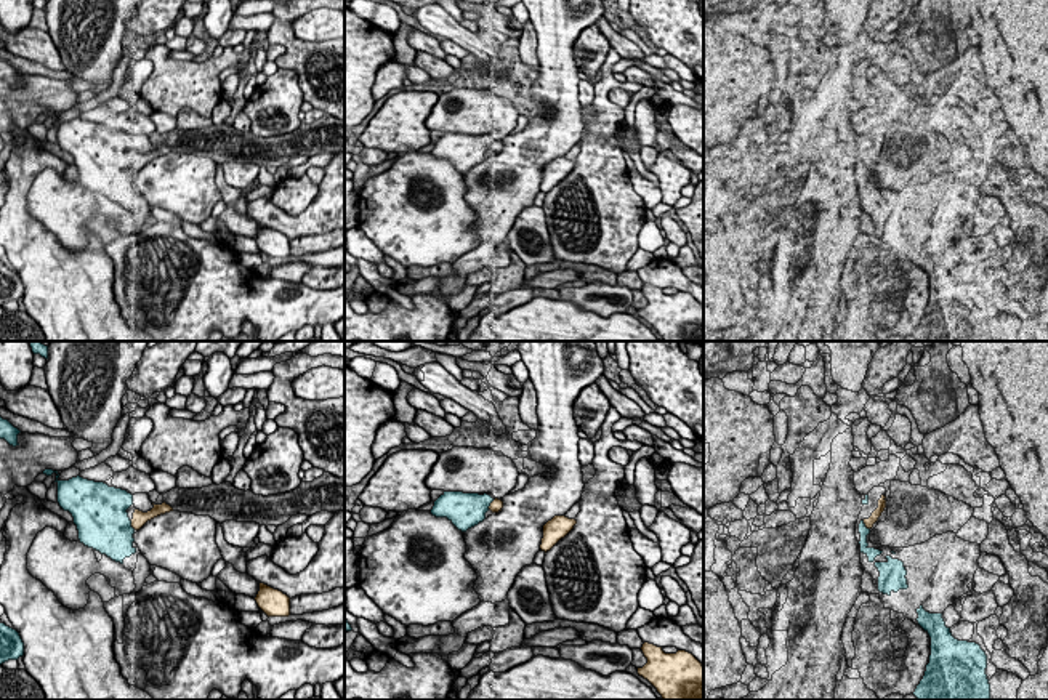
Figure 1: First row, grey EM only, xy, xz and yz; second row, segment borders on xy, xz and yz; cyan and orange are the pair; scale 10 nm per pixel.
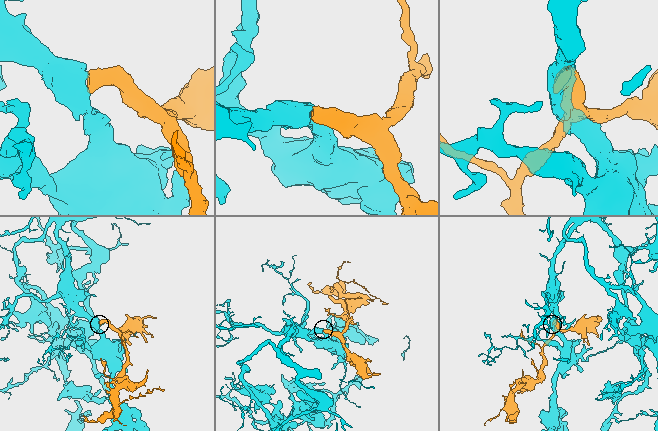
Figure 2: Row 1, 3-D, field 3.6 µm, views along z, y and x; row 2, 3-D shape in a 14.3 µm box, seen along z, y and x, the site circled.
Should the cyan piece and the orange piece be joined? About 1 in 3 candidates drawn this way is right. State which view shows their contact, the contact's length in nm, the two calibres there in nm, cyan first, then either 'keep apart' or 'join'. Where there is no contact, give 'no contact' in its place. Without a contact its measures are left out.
meets cyan in yz; contact 120 nm long; 90 nm thick on the cyan side, 100 nm on the other; join

